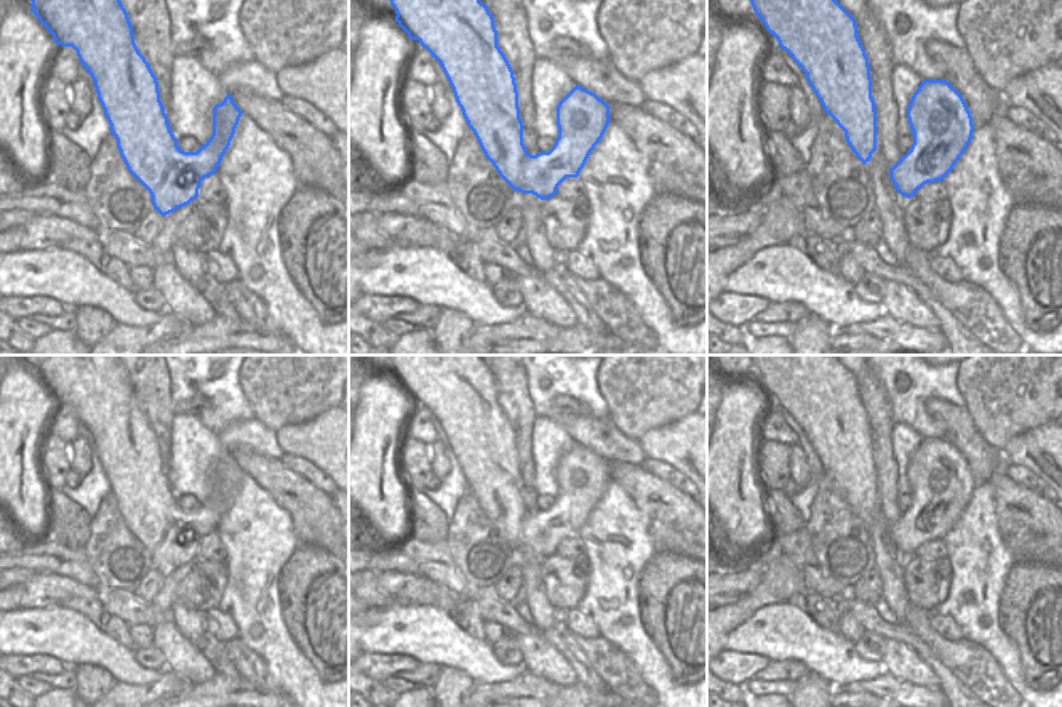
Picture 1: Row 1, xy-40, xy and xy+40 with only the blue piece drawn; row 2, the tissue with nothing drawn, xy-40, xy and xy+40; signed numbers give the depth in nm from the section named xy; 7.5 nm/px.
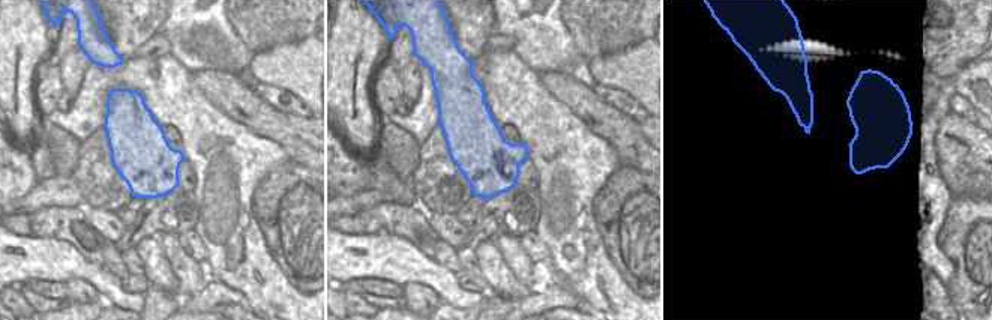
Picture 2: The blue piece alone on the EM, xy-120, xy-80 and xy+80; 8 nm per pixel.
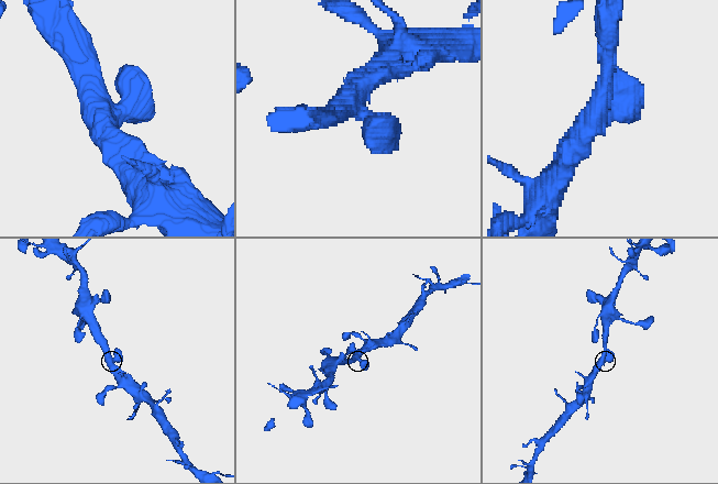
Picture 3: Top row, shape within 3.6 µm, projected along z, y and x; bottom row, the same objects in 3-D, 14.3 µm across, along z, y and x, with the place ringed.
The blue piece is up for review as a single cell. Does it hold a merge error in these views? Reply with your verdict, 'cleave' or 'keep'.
keep

